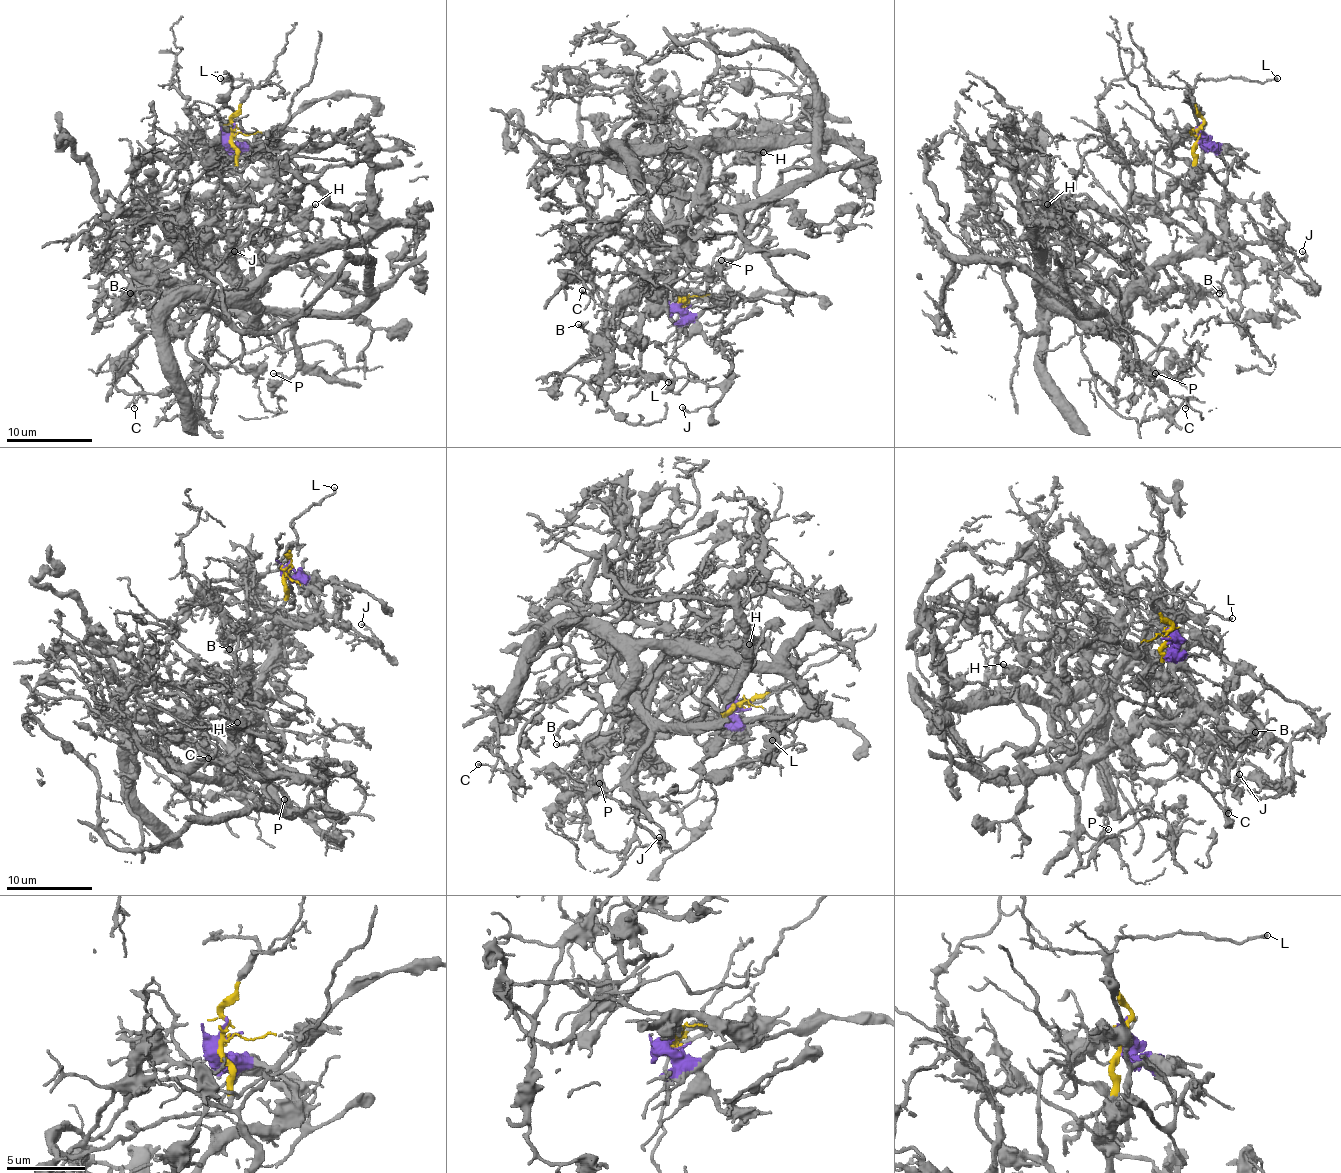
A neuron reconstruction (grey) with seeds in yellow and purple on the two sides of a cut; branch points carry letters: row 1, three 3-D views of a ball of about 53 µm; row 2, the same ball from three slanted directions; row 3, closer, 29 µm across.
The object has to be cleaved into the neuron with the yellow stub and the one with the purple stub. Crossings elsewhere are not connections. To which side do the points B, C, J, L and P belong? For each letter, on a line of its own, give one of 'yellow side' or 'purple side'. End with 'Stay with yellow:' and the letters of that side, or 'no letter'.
B: purple side
C: purple side
J: purple side
L: yellow side
P: yellow side
Stay with yellow: L, P

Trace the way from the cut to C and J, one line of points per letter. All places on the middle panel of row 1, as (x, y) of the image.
C: (678, 302), (717, 306), (676, 291), (653, 311), (674, 223), (612, 227), (569, 274), (582, 289)
J: (678, 302), (717, 306), (702, 294), (668, 296), (644, 319), (640, 371), (721, 390), (683, 407)

